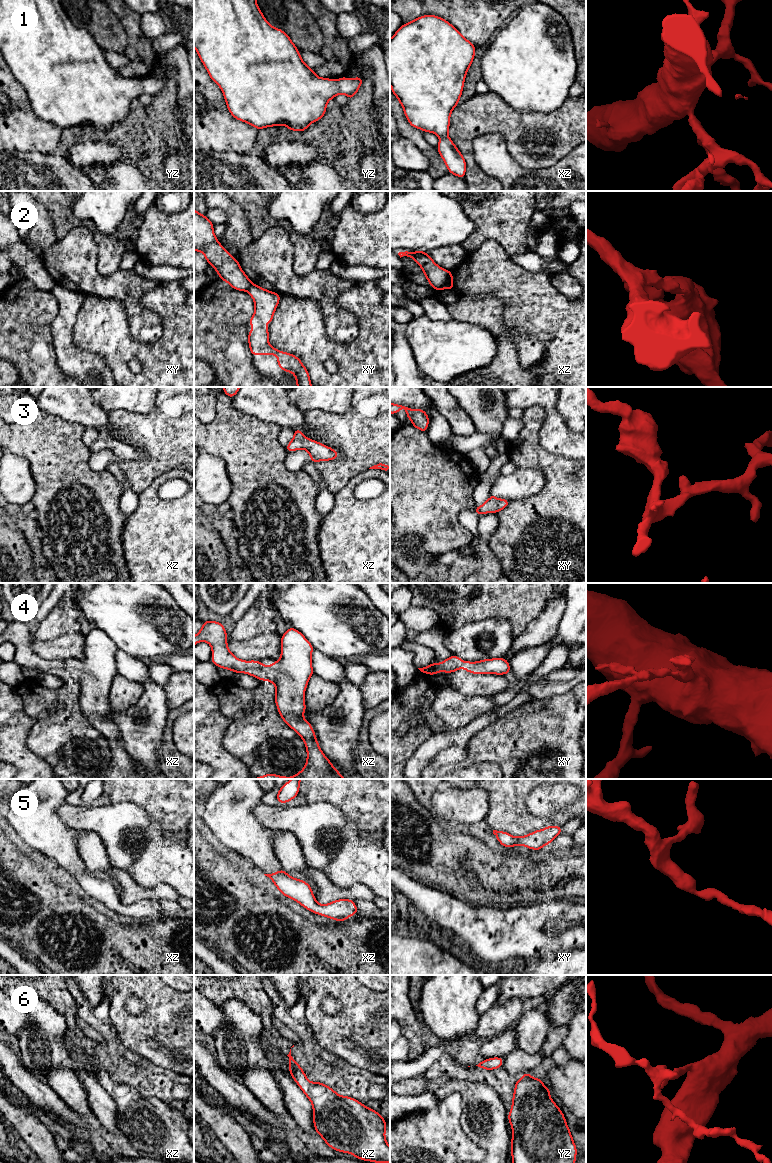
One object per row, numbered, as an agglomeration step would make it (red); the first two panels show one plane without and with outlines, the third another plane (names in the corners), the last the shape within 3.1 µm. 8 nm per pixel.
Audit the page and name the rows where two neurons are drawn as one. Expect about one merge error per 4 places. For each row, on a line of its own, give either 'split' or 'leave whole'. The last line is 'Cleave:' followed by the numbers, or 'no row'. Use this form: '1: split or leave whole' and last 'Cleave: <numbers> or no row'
1: leave whole
2: split
3: leave whole
4: leave whole
5: leave whole
6: leave whole
Cleave: 2

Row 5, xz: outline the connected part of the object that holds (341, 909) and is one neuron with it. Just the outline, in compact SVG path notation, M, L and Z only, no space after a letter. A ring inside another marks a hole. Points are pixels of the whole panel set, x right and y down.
M286 869L276 873L264 874L275 884L276 888L287 898L298 902L305 909L315 914L335 919L337 922L347 920L350 916L358 914L356 904L351 899L338 899L325 905L320 905L314 895L311 886L300 879L289 876Z

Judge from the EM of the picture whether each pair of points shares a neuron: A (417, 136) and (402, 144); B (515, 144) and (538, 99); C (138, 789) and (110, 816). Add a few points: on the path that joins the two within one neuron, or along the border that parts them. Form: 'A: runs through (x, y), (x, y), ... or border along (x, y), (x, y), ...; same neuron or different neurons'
A: border along (401, 137), (410, 139), (426, 153); different neurons
B: border along (509, 105), (514, 109), (542, 112), (556, 110); different neurons
C: border along (110, 802), (133, 802), (146, 811); different neurons

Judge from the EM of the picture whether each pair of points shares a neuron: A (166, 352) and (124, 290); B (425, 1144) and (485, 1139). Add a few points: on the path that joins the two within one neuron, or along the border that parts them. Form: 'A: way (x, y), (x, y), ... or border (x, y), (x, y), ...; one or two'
A: border (158, 315), (162, 335), (152, 342), (135, 341); two
B: border (461, 1118), (460, 1125), (463, 1131), (484, 1152); two

